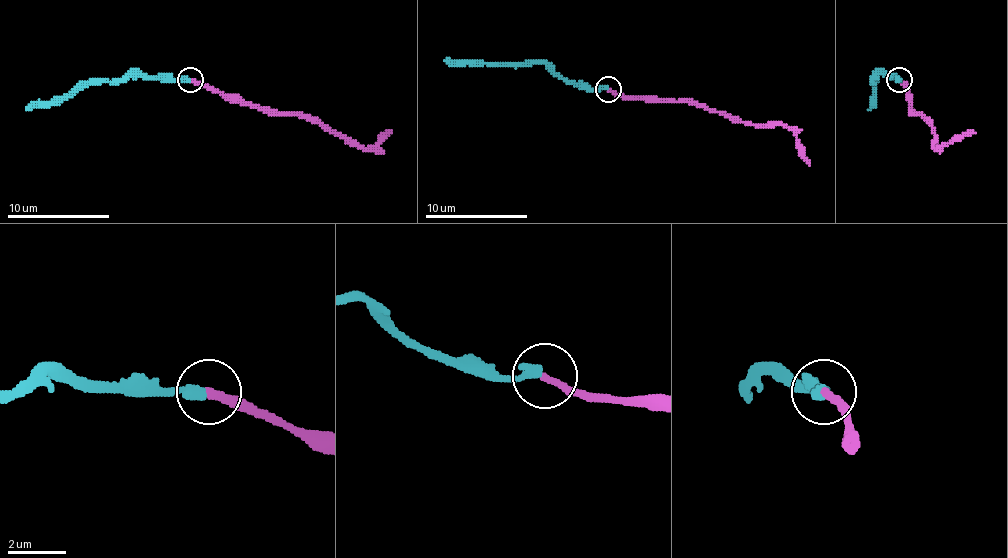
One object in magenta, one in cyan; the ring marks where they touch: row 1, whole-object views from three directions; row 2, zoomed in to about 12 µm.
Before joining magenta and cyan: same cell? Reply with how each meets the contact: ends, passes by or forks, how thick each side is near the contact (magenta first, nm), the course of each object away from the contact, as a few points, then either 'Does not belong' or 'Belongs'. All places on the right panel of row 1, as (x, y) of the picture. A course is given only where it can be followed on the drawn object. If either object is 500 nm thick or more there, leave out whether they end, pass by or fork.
At the ring magenta ends. At the ring cyan ends. Thickness 240 nm (magenta) against 340 nm. Course of magenta: (899, 79), (909, 94), (911, 110), (934, 130), (937, 148), (975, 133). Course of cyan: (899, 79), (878, 74), (873, 79), (870, 110). Belongs

